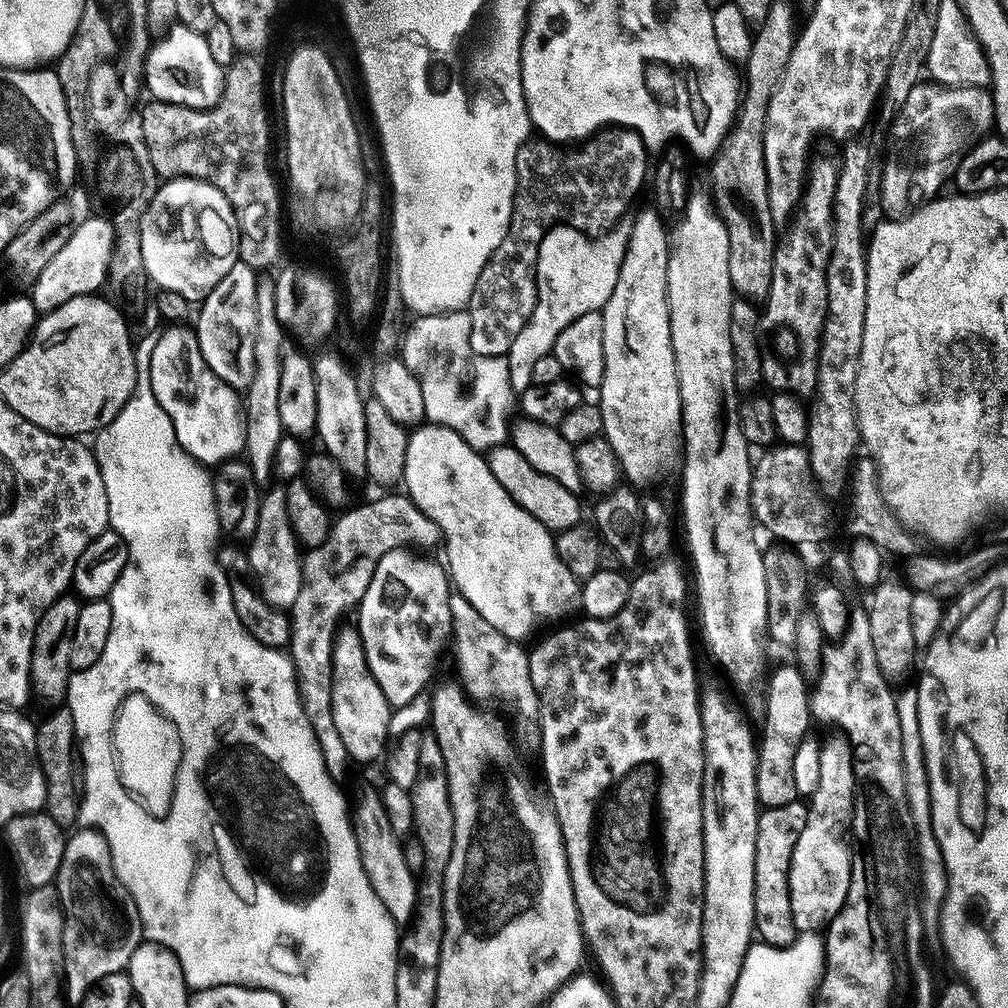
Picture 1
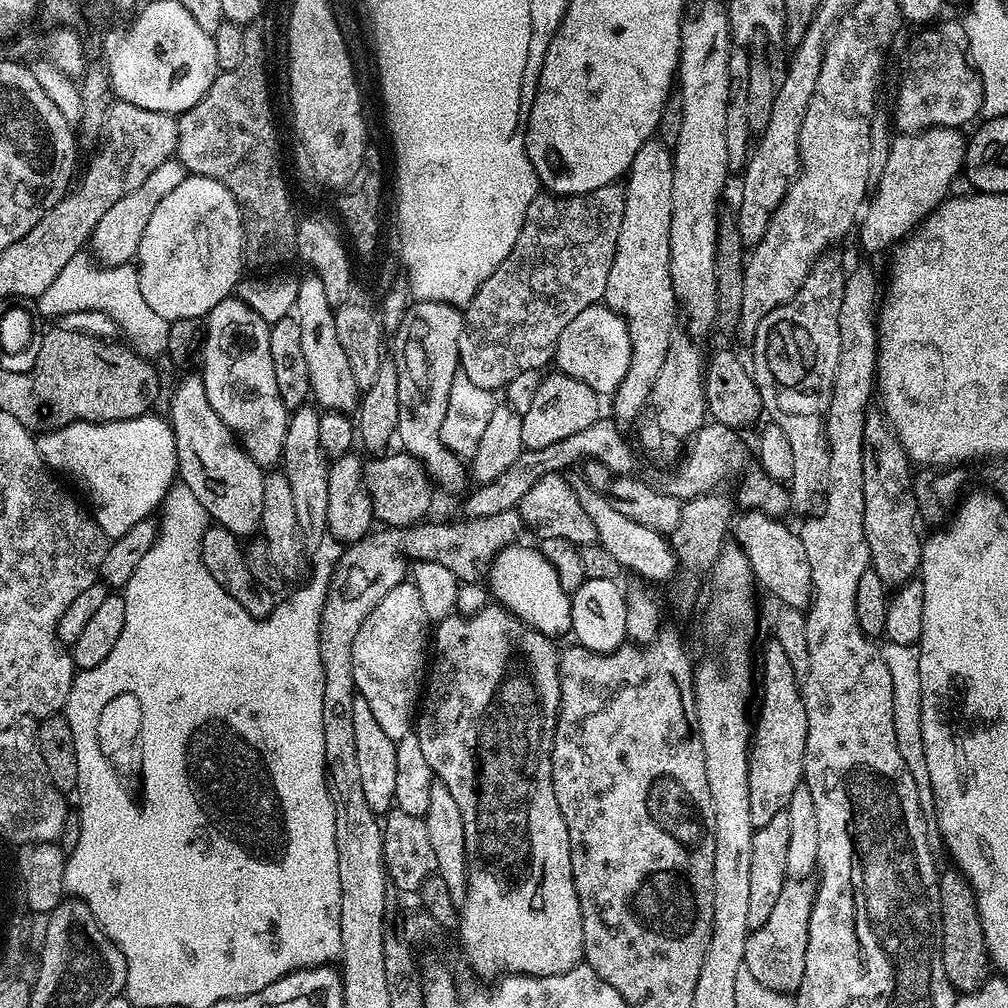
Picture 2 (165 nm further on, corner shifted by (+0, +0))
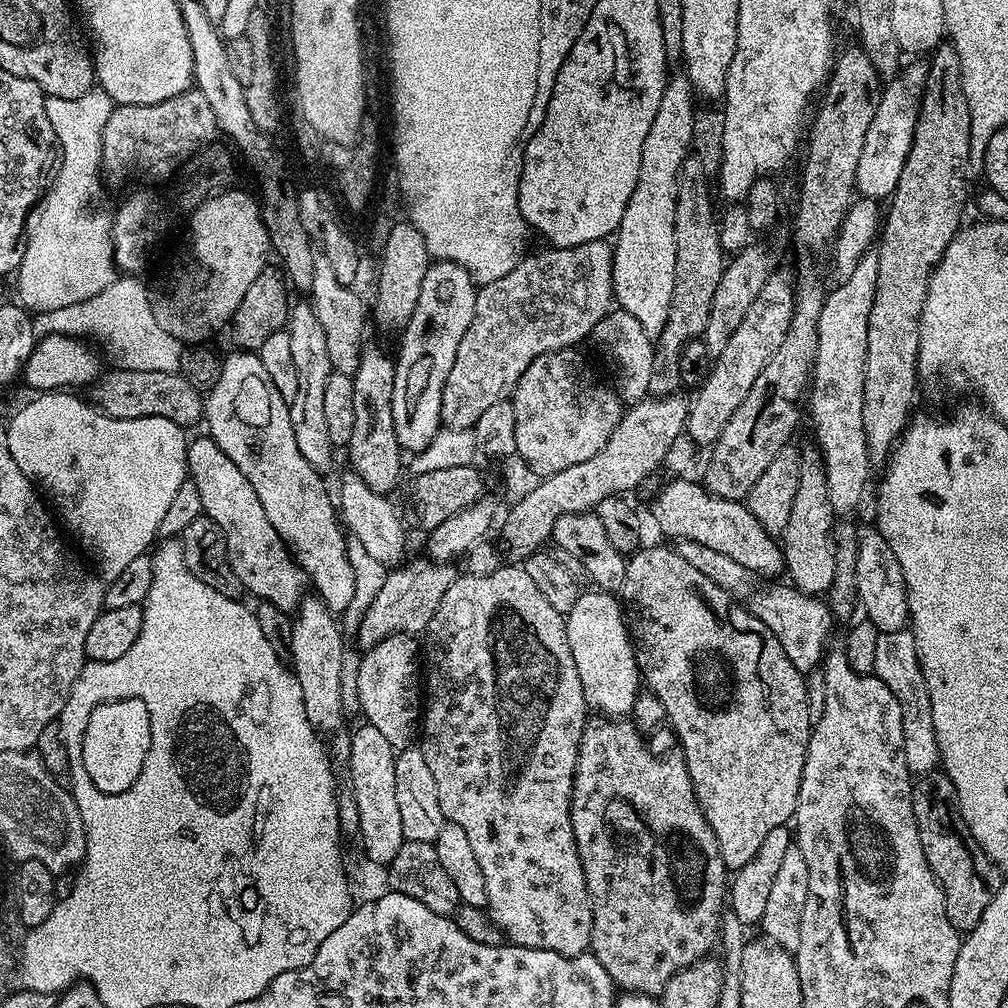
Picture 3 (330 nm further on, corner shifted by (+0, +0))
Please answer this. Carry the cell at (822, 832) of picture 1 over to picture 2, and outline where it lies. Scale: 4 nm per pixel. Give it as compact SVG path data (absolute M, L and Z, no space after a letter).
M792 878L782 886L778 902L770 918L762 926L751 929L746 942L744 968L775 992L795 994L802 982L802 970L806 970L806 942L810 930L812 904L816 901L817 885L808 878Z

